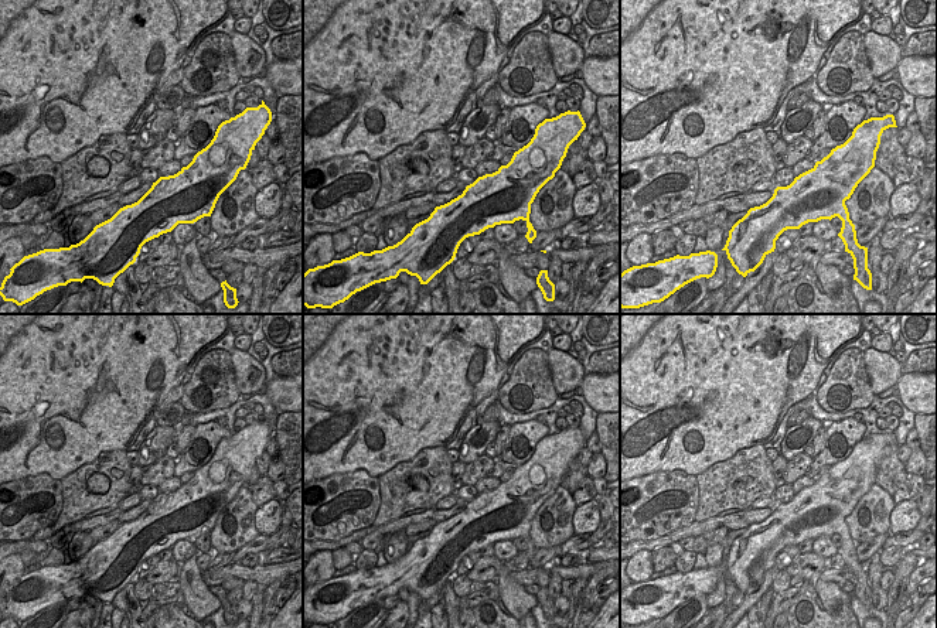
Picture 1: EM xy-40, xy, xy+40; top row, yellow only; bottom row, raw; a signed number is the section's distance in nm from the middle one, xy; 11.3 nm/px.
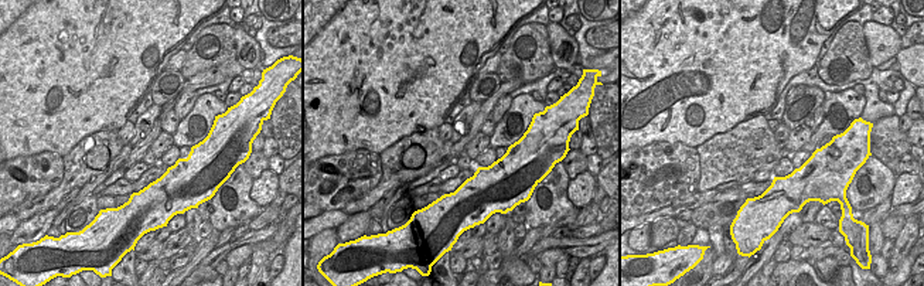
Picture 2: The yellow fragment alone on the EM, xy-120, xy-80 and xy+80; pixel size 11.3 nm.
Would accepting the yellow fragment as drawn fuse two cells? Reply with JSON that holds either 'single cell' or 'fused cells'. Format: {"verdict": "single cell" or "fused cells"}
{"verdict": "fused cells"}

